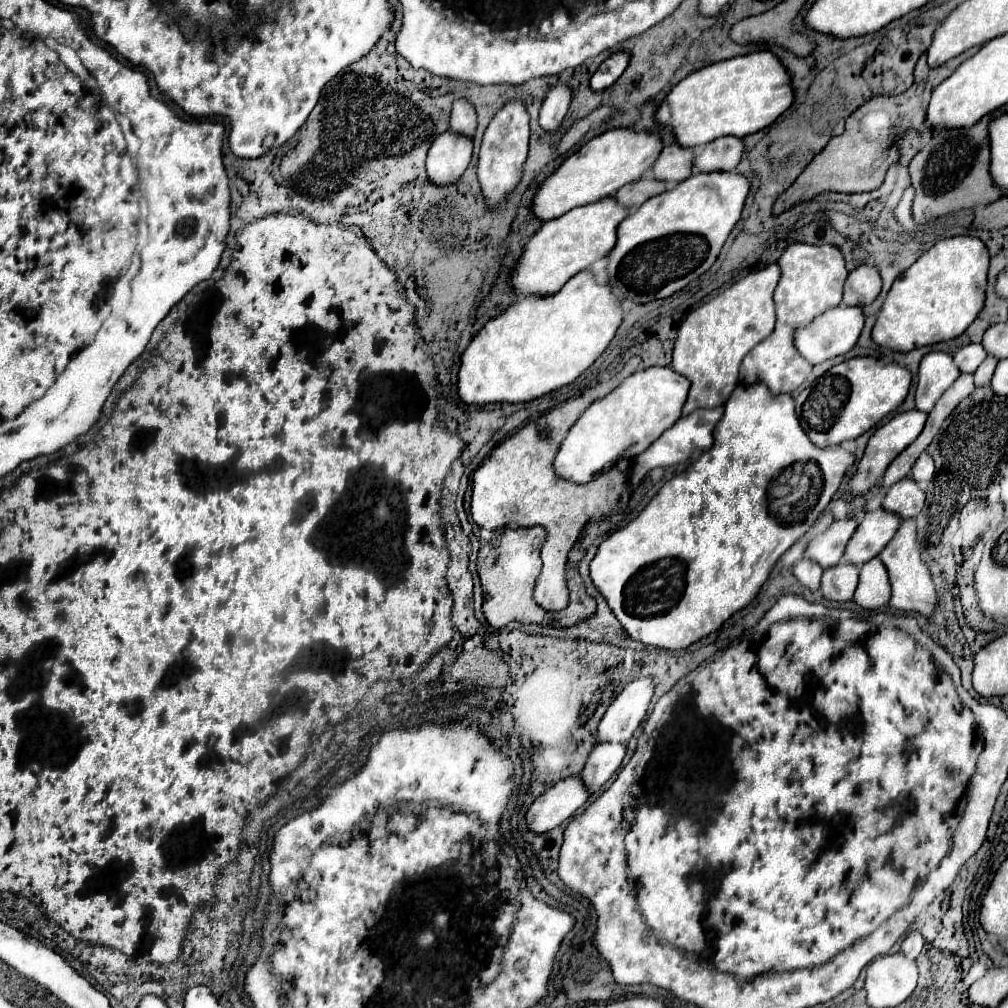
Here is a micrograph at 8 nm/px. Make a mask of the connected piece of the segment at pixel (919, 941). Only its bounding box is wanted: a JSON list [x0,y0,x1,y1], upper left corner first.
[902,931,924,959]

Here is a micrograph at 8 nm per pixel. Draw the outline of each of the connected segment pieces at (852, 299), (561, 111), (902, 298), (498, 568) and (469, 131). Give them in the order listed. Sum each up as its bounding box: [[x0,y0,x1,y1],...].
[[844,265,882,307],[540,85,572,131],[872,235,988,351],[478,527,544,627],[450,101,476,139]]

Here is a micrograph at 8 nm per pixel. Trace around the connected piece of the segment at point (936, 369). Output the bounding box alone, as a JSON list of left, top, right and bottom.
[916,351,960,413]

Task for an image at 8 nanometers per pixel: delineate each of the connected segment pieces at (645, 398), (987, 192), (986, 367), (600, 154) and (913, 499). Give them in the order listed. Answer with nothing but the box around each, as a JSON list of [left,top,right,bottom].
[[554,367,690,483],[910,117,1002,223],[974,357,996,387],[534,129,662,221],[882,477,924,519]]

